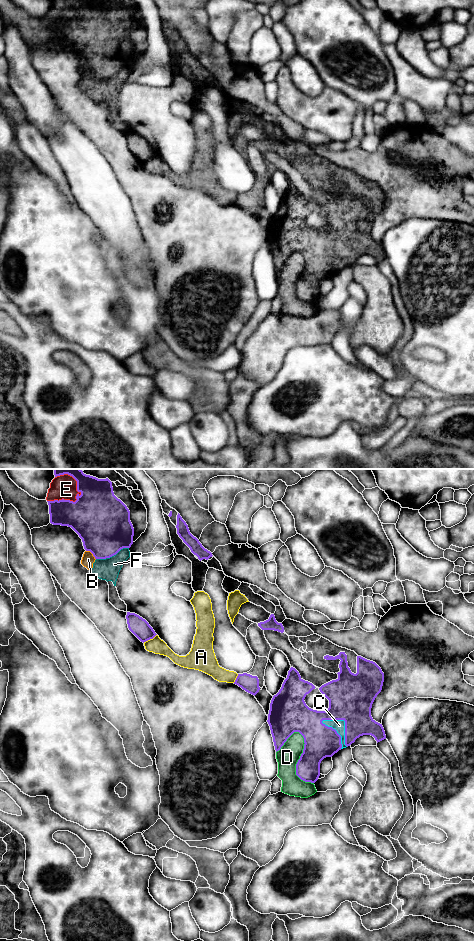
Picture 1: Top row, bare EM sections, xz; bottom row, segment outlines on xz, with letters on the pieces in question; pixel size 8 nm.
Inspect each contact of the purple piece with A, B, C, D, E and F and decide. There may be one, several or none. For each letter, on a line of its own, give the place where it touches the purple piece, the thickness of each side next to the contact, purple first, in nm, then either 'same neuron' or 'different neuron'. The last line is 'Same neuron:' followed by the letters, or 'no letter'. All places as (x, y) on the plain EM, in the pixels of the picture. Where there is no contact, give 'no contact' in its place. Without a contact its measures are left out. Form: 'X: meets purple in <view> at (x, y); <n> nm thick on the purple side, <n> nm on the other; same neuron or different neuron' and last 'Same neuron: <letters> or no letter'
A: meets purple in xz at (149, 159); 150 nm thick on the purple side, 120 nm on the other; different neuron
B: meets purple in xz at (92, 73); 420 nm thick on the purple side, 100 nm on the other; different neuron
C: meets purple in xz at (345, 243); 360 nm thick on the purple side, 100 nm on the other; same neuron
D: meets purple in xz at (298, 280); 260 nm thick on the purple side, 180 nm on the other; different neuron
E: meets purple in xz at (70, 21); 420 nm thick on the purple side, 160 nm on the other; different neuron
F: meets purple in xz at (112, 75); 420 nm thick on the purple side, 180 nm on the other; different neuron
Same neuron: C

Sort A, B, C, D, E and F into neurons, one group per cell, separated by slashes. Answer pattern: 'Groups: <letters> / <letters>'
Groups: A B D E F / C

